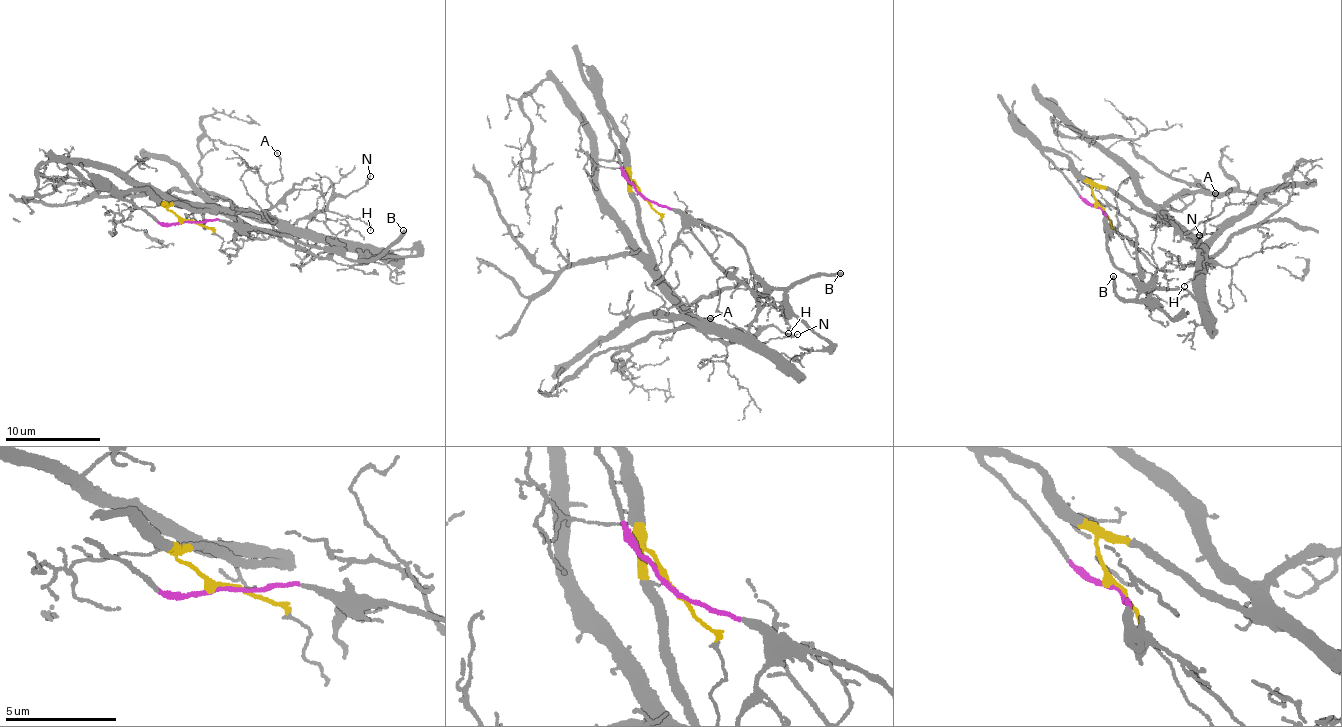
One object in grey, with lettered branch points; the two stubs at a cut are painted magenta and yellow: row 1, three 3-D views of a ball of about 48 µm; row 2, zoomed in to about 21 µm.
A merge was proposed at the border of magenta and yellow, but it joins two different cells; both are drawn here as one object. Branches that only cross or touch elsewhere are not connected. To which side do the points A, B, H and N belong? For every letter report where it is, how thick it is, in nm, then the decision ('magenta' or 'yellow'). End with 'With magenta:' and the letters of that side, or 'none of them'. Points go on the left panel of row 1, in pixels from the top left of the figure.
A: (277, 153) | 130 nm | yellow
B: (403, 230) | 280 nm | magenta
H: (370, 230) | 80 nm | yellow
N: (370, 176) | 160 nm | yellow
With magenta: B

